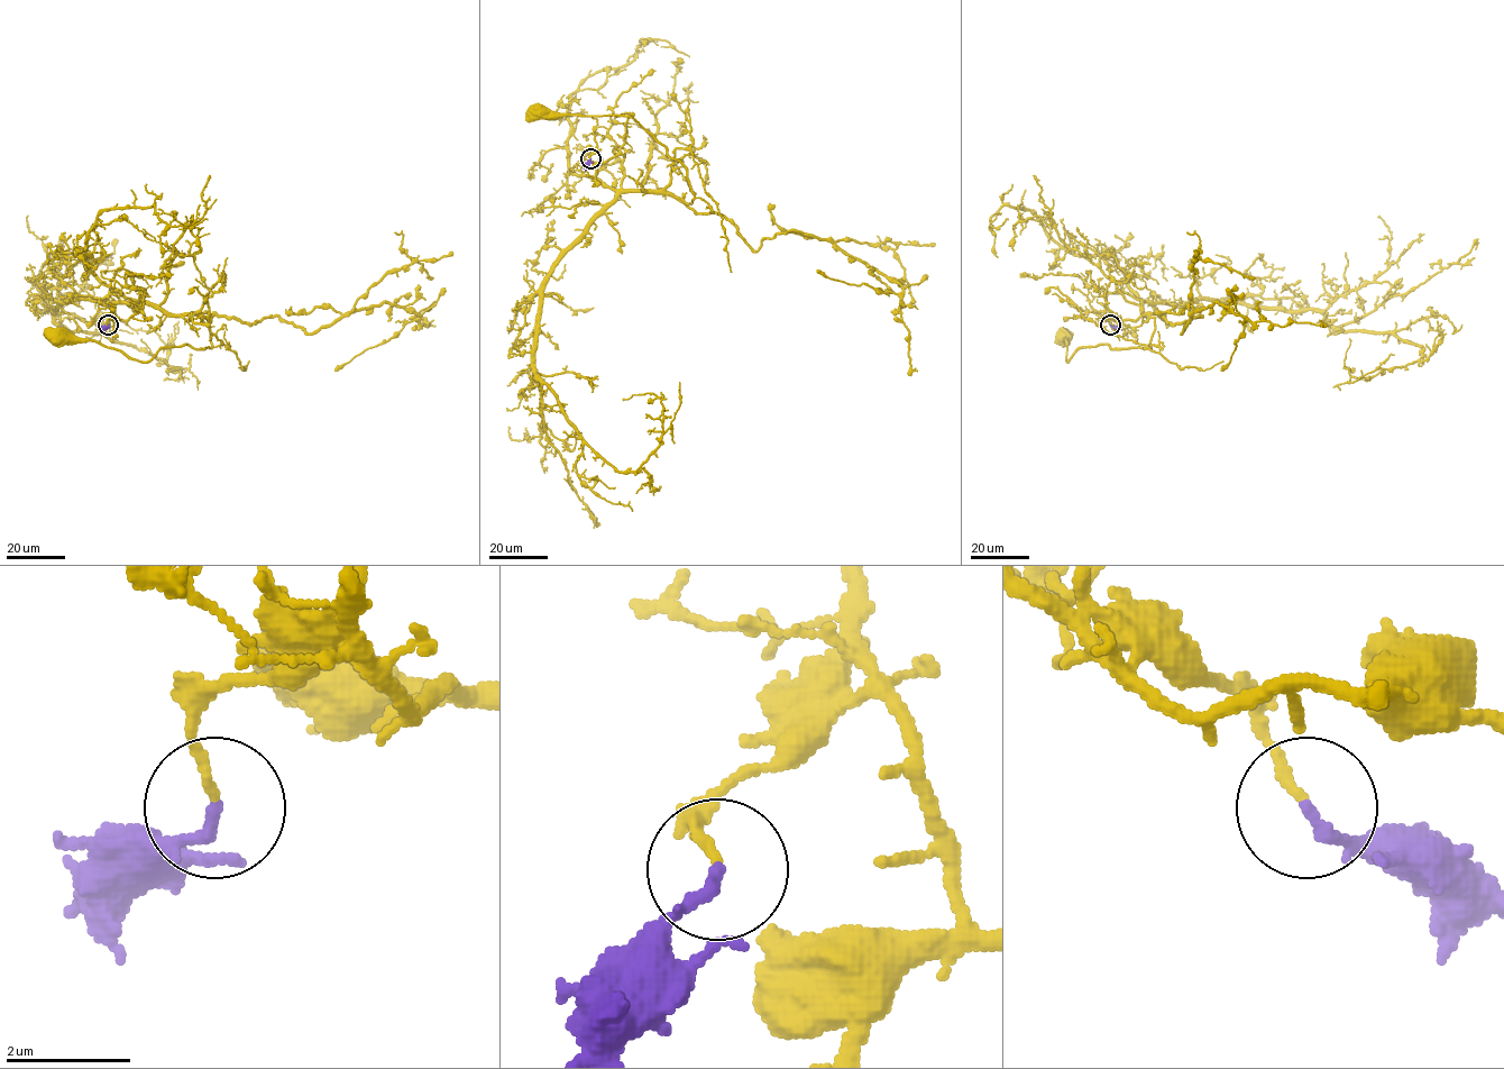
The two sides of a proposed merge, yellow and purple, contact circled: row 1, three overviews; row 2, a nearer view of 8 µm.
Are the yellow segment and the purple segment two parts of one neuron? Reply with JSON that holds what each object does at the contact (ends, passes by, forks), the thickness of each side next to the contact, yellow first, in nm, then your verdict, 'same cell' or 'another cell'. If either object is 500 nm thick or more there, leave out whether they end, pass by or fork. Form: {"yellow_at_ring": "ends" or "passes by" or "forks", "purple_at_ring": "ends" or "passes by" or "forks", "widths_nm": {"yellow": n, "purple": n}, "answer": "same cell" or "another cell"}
{"yellow_at_ring": "ends", "purple_at_ring": "ends", "widths_nm": {"yellow": 140, "purple": 190}, "answer": "same cell"}

